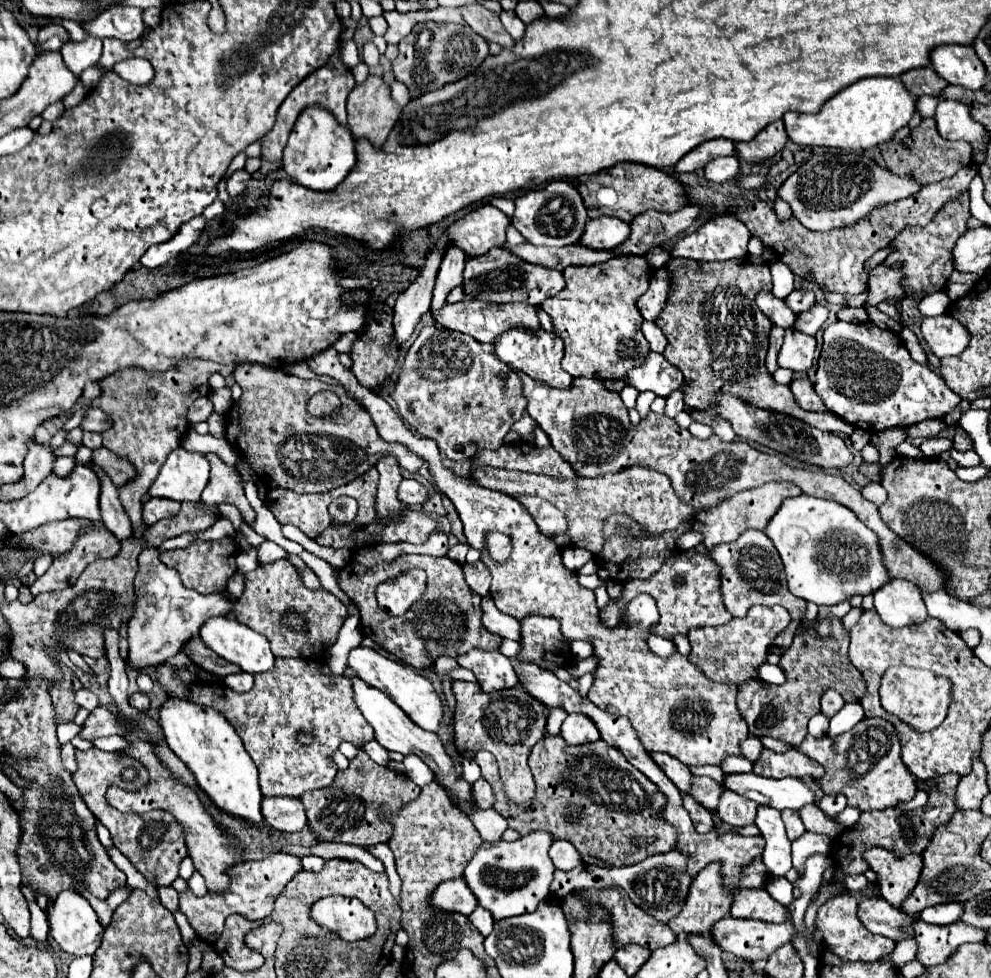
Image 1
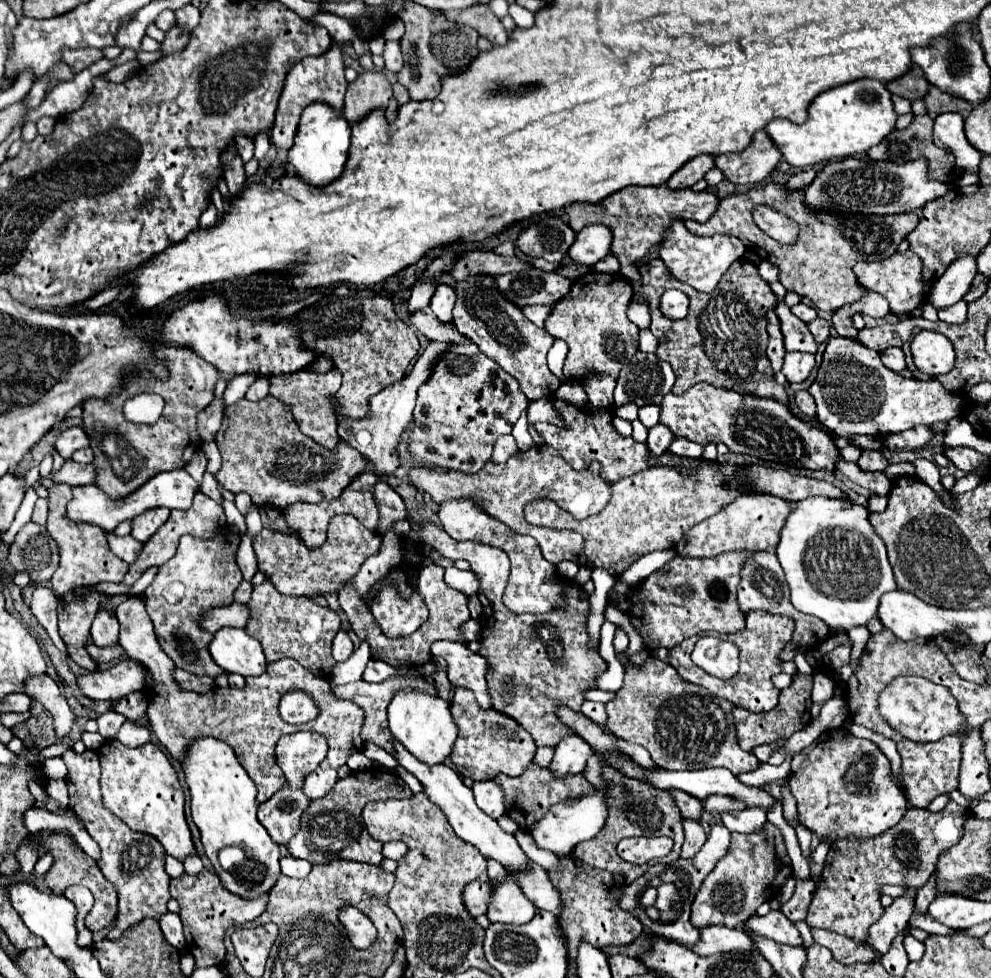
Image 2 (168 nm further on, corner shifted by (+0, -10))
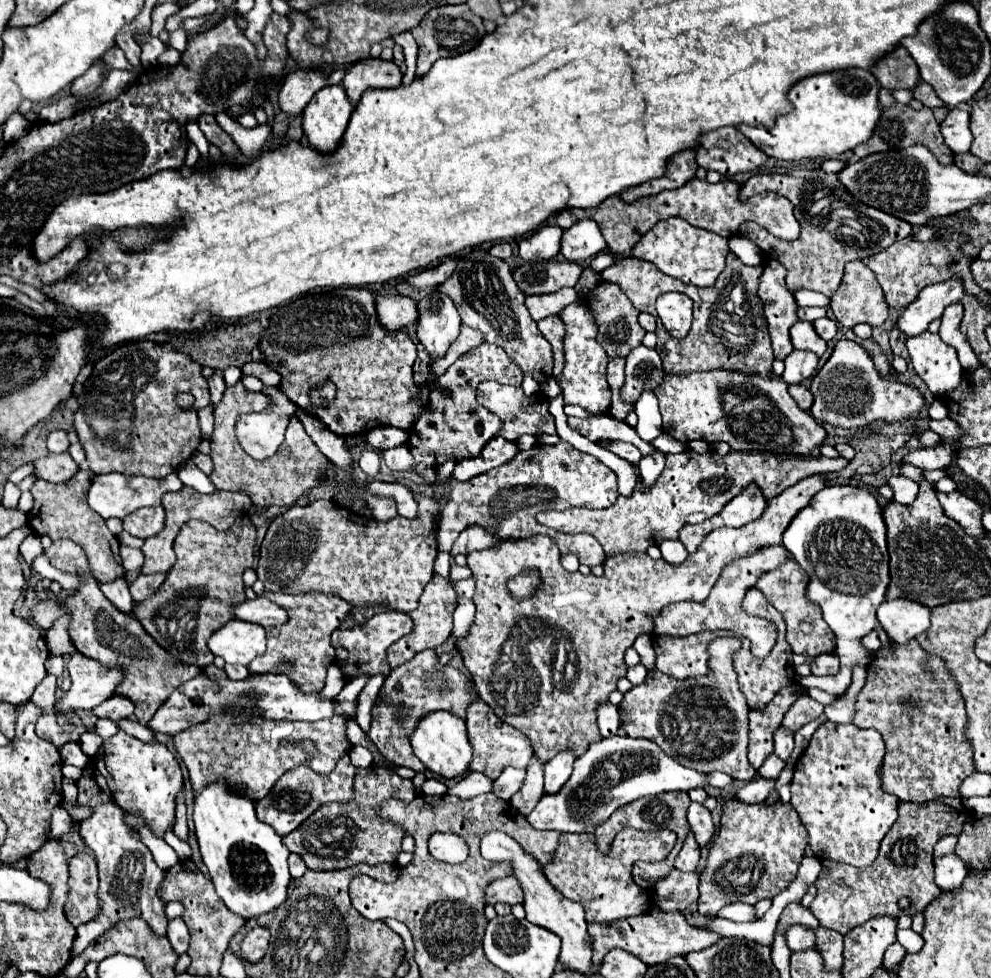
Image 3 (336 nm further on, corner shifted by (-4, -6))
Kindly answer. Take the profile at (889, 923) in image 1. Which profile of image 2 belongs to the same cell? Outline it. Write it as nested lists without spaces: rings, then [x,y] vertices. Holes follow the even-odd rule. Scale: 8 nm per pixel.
[[[949,801],[941,813],[925,813],[923,809],[911,807],[893,829],[869,837],[869,841],[857,841],[857,837],[835,841],[823,867],[825,885],[819,885],[809,905],[807,923],[811,927],[831,929],[855,941],[867,941],[869,927],[875,925],[883,913],[879,887],[885,883],[905,885],[903,881],[915,881],[917,887],[923,887],[935,871],[939,853],[961,841],[967,817],[969,811],[955,801]]]

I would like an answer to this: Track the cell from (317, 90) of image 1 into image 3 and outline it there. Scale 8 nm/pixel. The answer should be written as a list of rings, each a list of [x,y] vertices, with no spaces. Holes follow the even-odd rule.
[[[299,69],[289,73],[283,79],[283,89],[279,93],[279,107],[281,111],[285,111],[289,117],[299,115],[305,105],[311,101],[313,93],[317,93],[317,89],[325,87],[325,75],[313,69]]]

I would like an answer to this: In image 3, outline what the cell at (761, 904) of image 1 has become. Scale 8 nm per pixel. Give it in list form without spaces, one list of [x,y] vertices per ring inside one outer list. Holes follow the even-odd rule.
[[[791,925],[785,935],[787,935],[787,945],[791,951],[805,951],[815,947],[815,933],[809,927]]]

